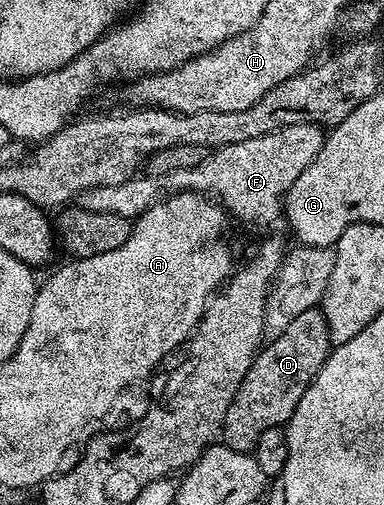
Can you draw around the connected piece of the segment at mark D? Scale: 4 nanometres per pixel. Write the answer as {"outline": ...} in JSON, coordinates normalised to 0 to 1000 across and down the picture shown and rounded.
{"outline":[[[836,610],[768,626],[737,657],[708,663],[659,711],[643,745],[633,745],[633,760],[622,760],[622,776],[612,776],[602,792],[602,808],[591,808],[581,846],[583,881],[643,899],[656,895],[664,879],[674,879],[674,863],[685,863],[695,848],[750,840],[779,792],[789,792],[789,776],[799,776],[859,699],[857,651],[846,616]]]}

